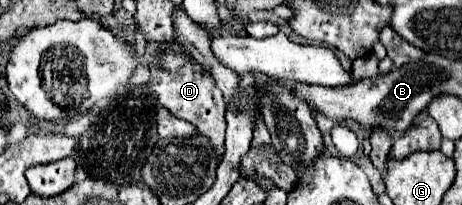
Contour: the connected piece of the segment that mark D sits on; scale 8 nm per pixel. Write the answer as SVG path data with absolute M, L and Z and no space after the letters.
M164 58L164 66L151 70L150 88L156 92L160 106L168 108L174 116L192 122L202 136L208 138L208 142L214 148L214 158L222 162L224 158L224 130L226 130L226 104L220 94L220 88L216 82L212 82L212 76L208 70L204 70L200 64L184 62L184 58Z

